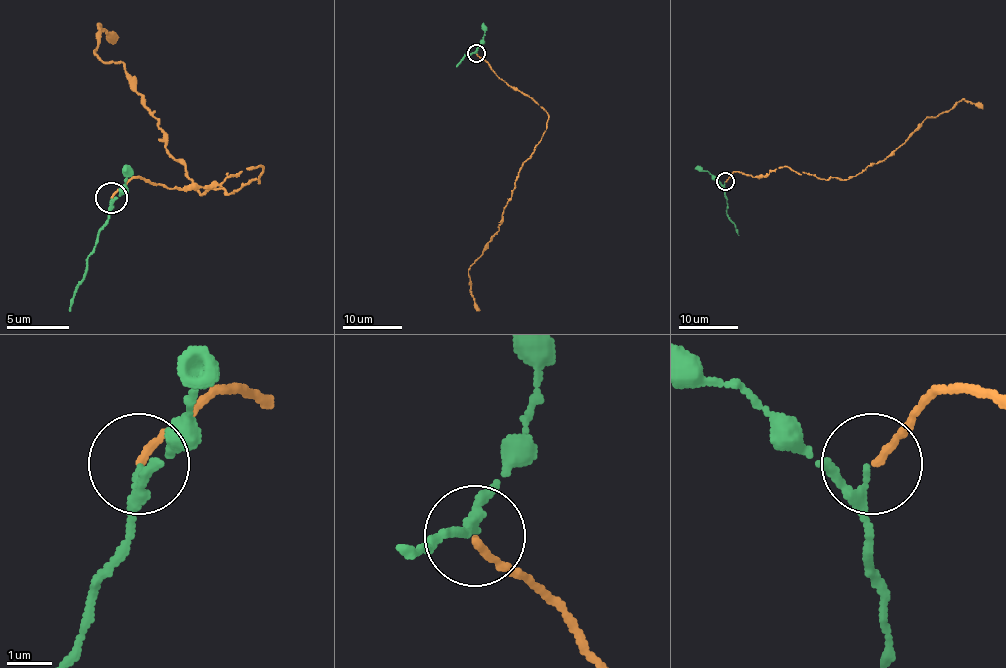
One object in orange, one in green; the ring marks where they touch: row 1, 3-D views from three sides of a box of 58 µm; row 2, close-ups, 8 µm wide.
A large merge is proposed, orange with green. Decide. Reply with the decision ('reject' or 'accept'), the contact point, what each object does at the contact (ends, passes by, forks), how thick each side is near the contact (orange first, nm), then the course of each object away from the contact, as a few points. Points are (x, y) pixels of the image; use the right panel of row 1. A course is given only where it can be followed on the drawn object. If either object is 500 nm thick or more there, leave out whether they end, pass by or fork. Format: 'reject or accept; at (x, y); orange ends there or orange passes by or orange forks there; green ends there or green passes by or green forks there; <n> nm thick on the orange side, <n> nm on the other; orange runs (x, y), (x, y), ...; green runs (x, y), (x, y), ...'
accept; at (725, 181); orange ends there; green passes by; 140 nm thick on the orange side, 150 nm on the other; orange runs (725, 182), (734, 171), (761, 177), (779, 167), (852, 177), (926, 118), (962, 100), (983, 109); green runs (724, 182), (727, 216), (739, 235)

